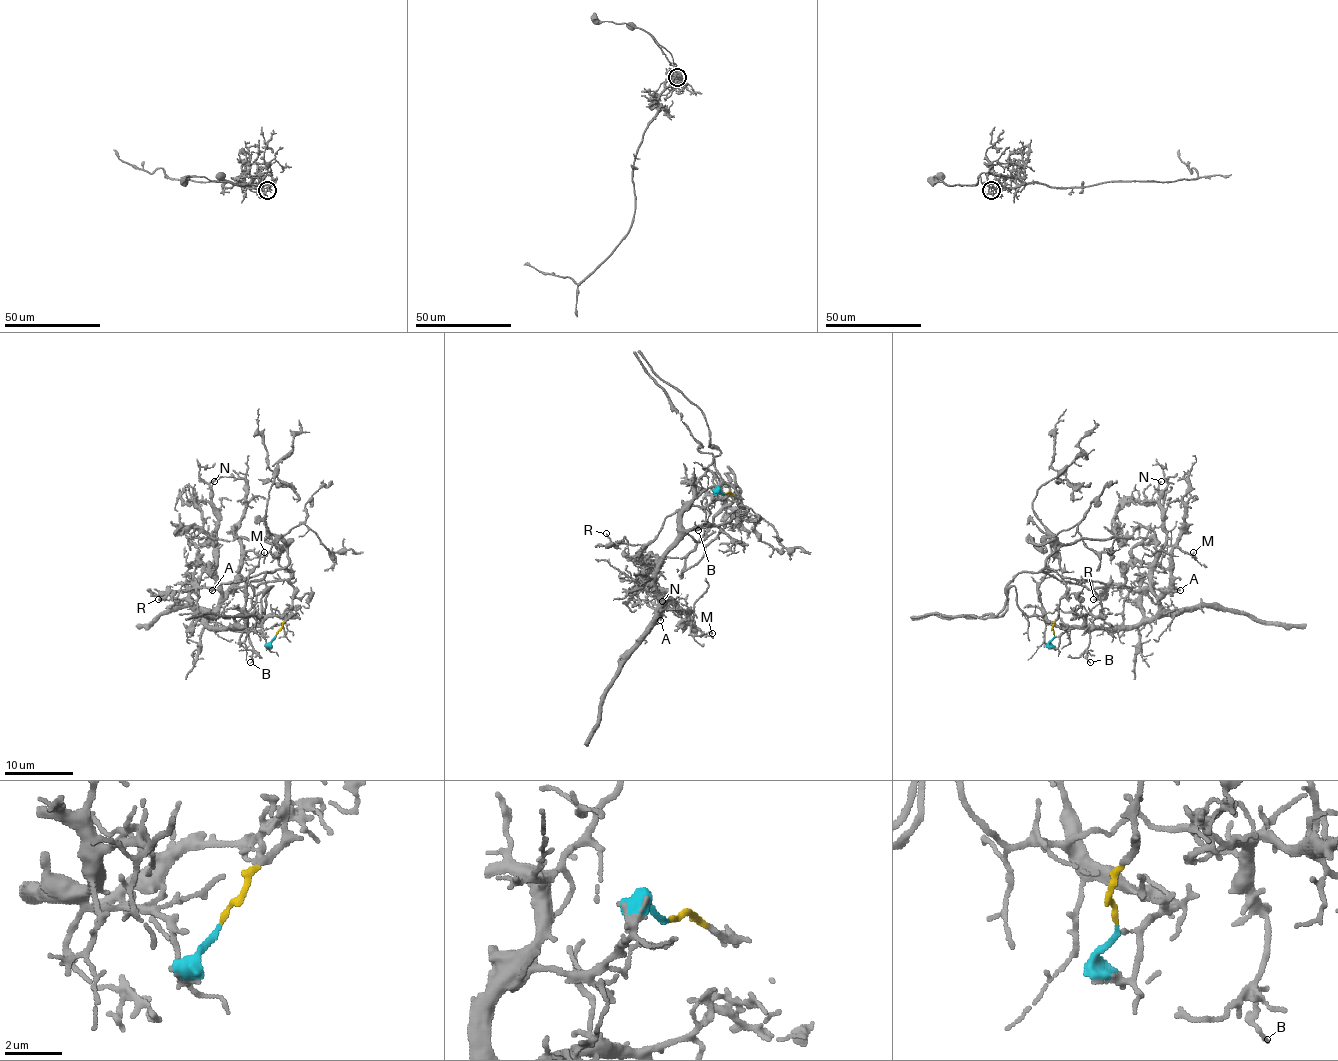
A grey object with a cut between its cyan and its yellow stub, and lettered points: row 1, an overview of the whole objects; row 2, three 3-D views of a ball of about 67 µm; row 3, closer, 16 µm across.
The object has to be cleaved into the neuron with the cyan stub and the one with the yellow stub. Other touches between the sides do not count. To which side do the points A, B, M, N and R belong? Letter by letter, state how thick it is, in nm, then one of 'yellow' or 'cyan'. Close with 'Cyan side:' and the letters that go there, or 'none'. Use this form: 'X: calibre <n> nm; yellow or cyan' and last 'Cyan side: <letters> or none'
A: calibre 170 nm; cyan
B: calibre 90 nm; cyan
M: calibre 160 nm; cyan
N: calibre 160 nm; cyan
R: calibre 150 nm; yellow
Cyan side: A, B, M, N

